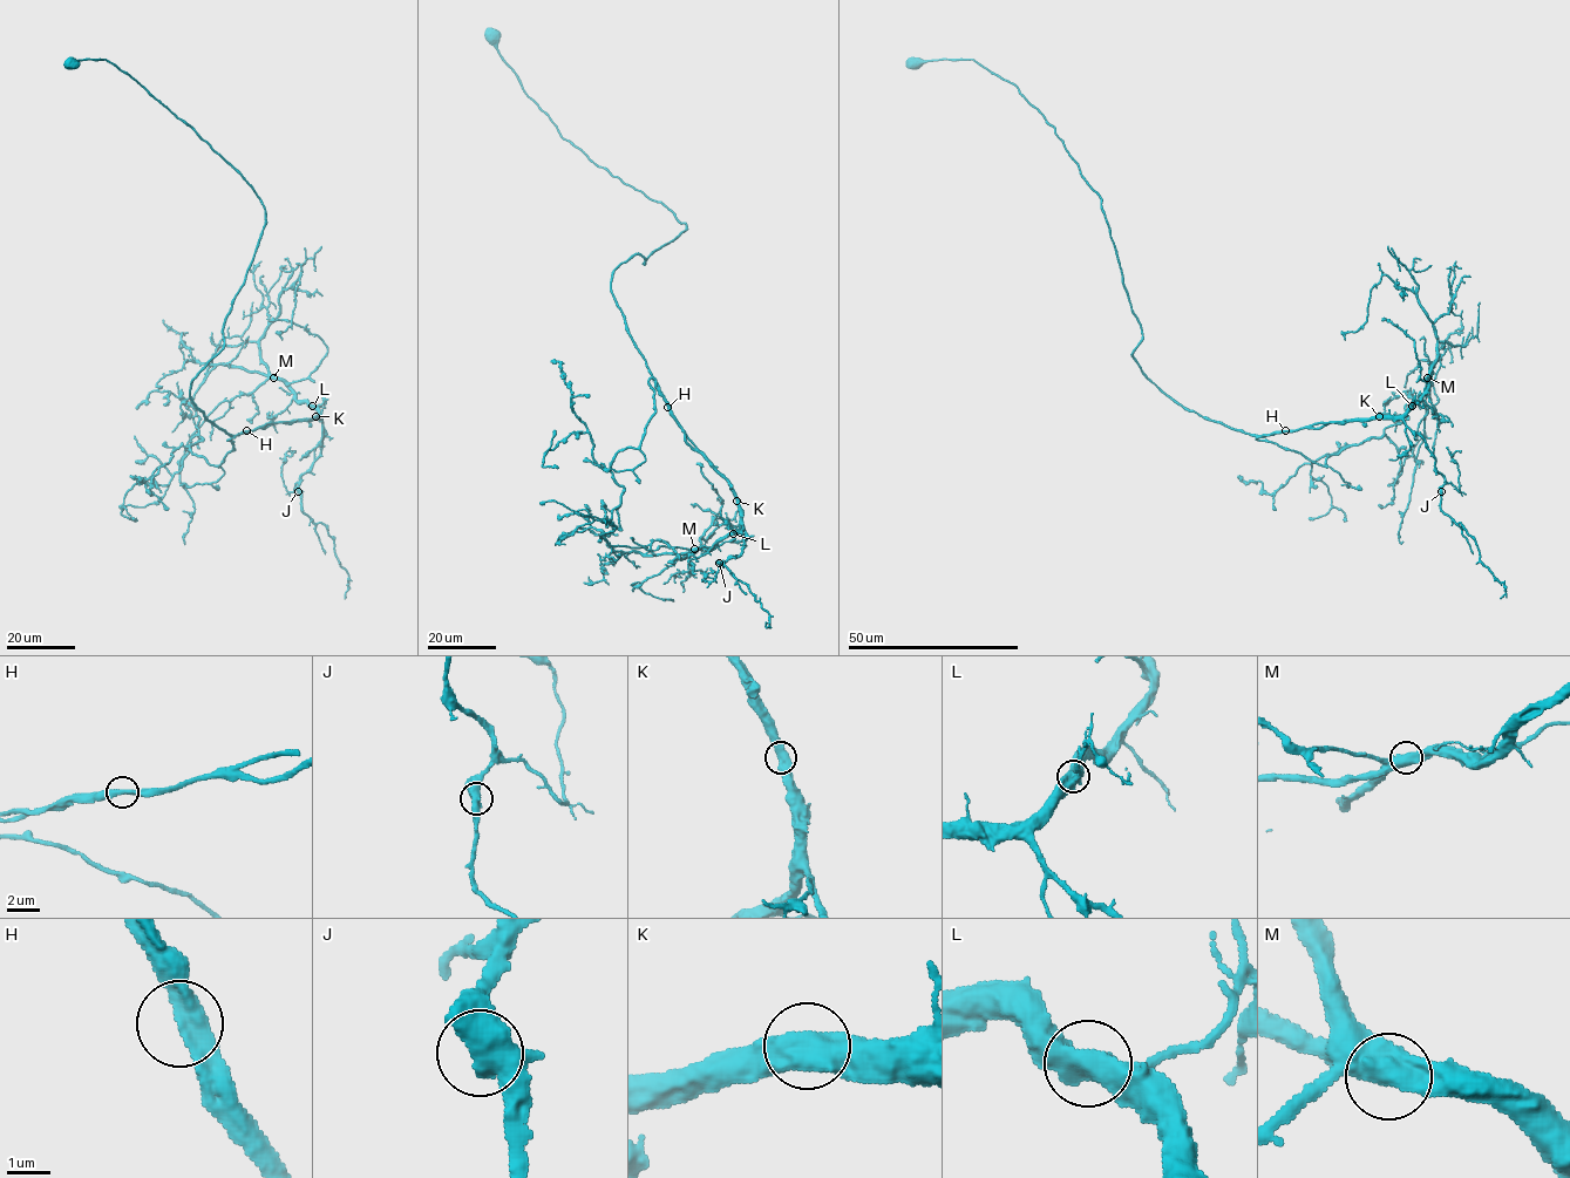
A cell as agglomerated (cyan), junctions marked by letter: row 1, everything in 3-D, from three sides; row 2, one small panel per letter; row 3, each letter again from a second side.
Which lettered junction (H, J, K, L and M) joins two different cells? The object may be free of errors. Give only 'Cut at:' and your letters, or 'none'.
Cut at: none

